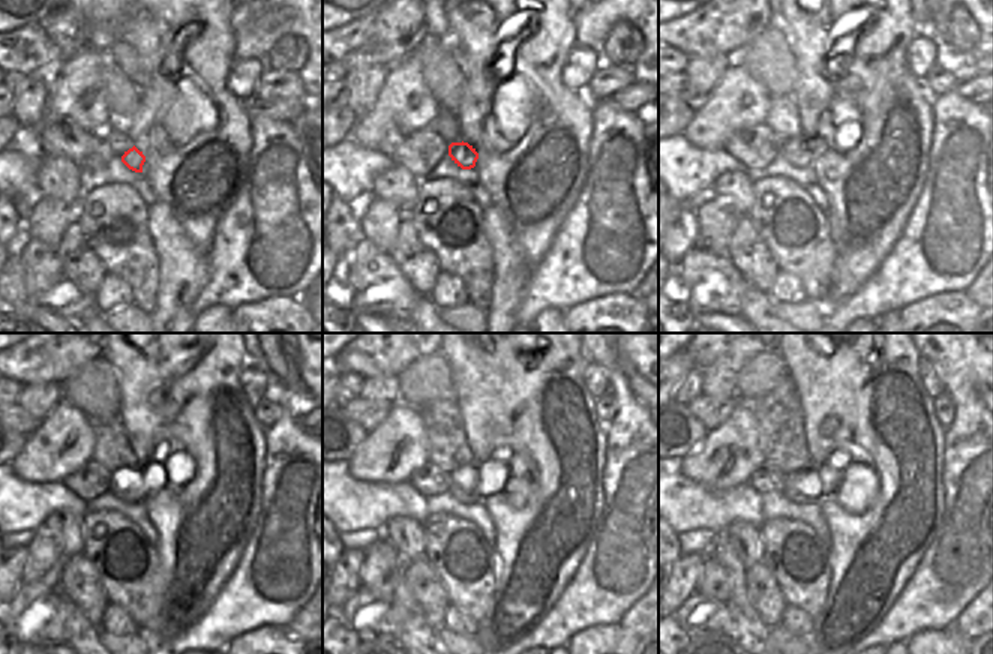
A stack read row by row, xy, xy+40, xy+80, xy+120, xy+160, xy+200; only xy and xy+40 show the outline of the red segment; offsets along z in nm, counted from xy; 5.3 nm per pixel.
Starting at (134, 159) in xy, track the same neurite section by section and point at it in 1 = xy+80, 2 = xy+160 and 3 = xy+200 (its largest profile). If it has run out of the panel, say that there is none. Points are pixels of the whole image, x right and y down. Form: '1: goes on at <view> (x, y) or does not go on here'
1: goes on at xy+80 (795, 152)
2: goes on at xy+160 (461, 488)
3: goes on at xy+200 (801, 486)

